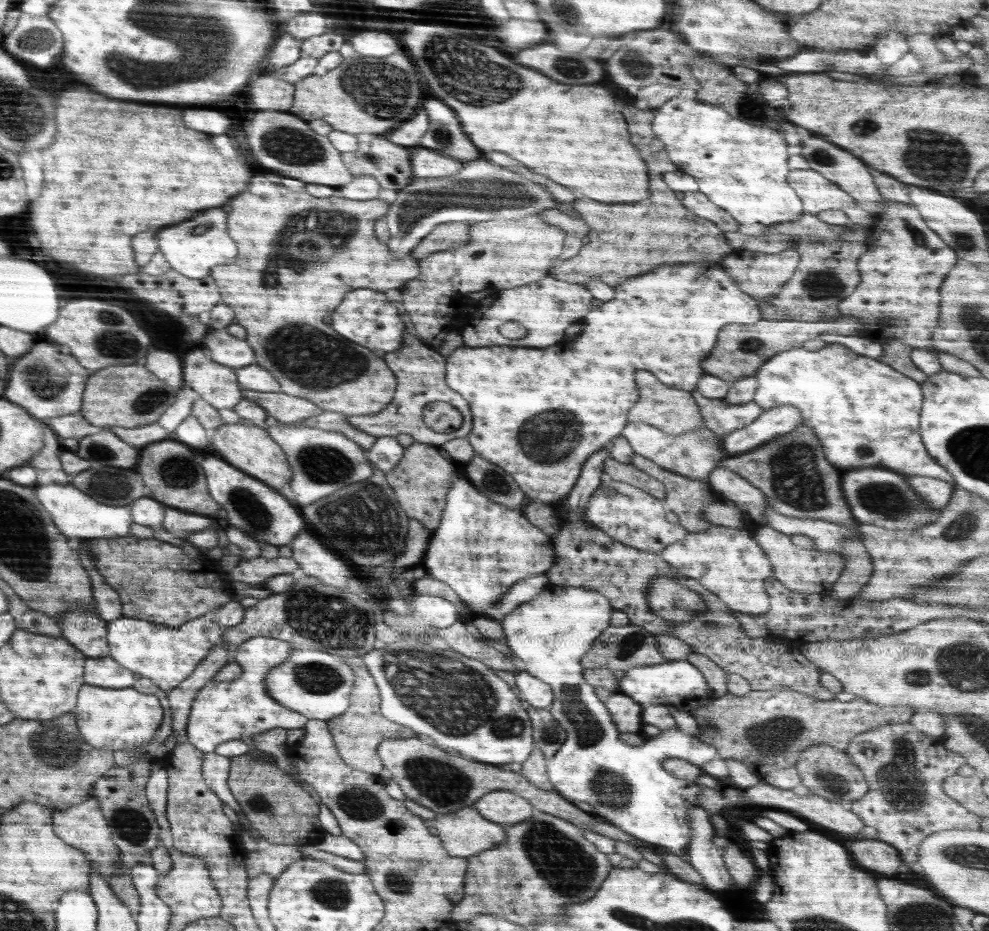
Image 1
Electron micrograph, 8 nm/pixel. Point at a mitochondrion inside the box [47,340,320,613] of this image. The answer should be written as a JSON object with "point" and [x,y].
{"point":[113,486]}

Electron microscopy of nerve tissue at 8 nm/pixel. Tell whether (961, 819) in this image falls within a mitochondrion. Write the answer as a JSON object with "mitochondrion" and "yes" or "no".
{"mitochondrion":"no"}

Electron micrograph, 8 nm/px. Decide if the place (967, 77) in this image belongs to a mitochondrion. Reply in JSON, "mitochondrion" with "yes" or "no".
{"mitochondrion":"no"}

